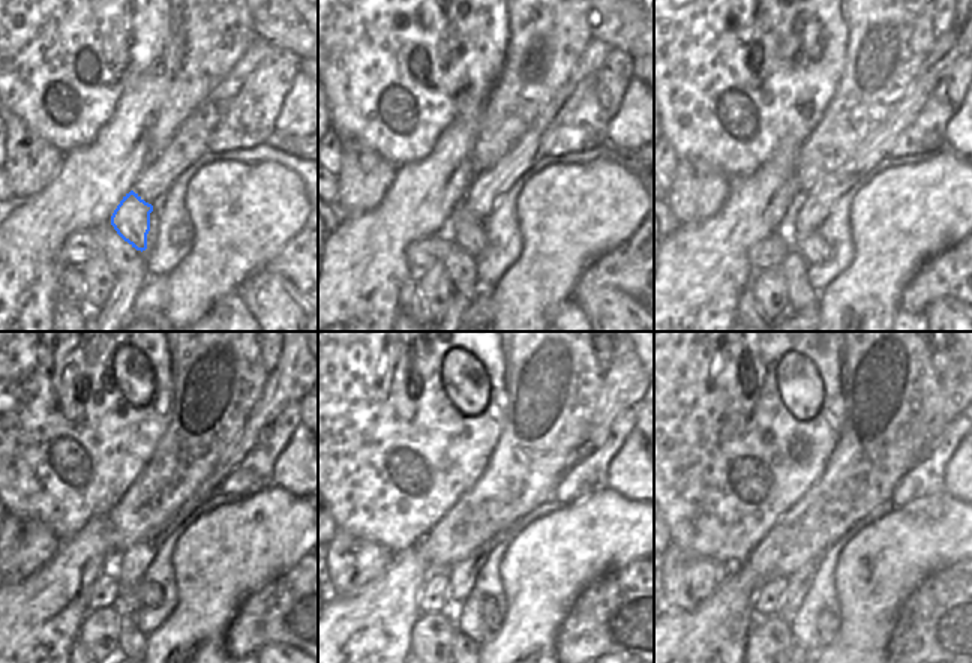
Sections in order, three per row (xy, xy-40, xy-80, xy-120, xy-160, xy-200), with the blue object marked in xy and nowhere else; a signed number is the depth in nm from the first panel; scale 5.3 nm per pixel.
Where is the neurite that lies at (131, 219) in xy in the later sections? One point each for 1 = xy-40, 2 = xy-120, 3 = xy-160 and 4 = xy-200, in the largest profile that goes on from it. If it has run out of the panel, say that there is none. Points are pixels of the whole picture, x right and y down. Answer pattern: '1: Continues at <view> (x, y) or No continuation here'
1: Continues at xy-40 (465, 228)
2: Continues at xy-120 (150, 594)
3: Continues at xy-160 (494, 620)
4: Continues at xy-200 (827, 624).

